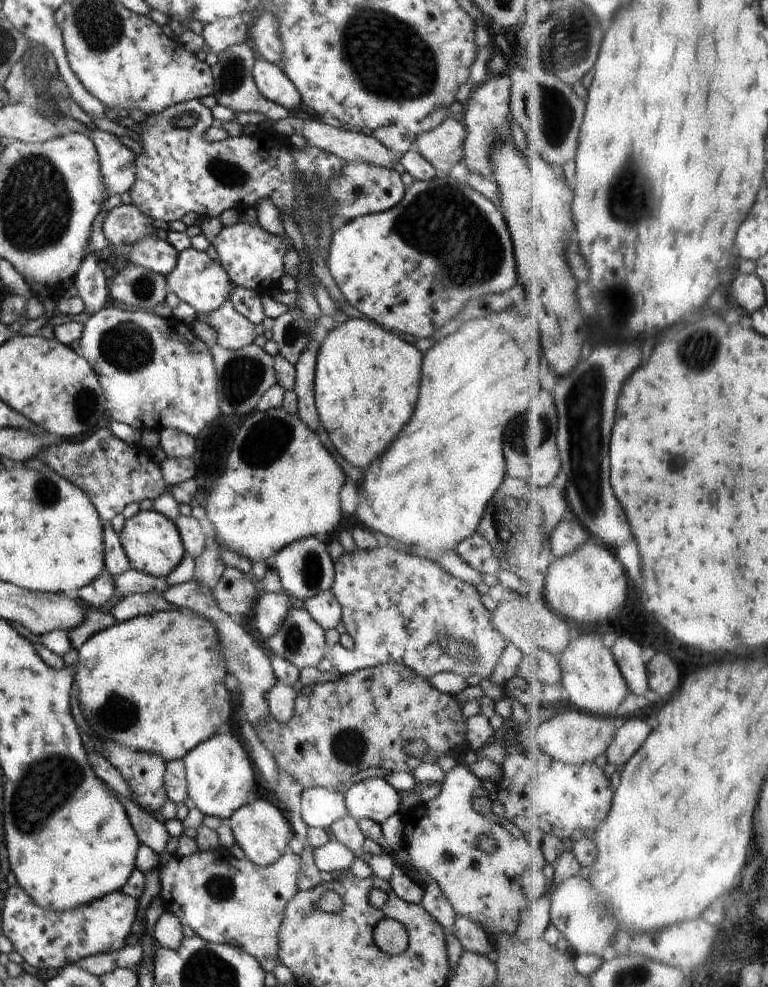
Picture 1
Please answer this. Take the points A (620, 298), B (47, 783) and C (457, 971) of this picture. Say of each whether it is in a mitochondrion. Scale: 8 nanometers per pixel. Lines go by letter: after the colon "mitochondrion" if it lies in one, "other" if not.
A: mitochondrion
B: mitochondrion
C: other

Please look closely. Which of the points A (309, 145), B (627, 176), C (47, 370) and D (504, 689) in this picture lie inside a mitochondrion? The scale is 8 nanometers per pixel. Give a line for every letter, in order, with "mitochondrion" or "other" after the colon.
A: other
B: mitochondrion
C: other
D: other

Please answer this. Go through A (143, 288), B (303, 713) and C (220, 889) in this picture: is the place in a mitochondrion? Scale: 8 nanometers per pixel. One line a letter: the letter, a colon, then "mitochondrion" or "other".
A: mitochondrion
B: other
C: mitochondrion

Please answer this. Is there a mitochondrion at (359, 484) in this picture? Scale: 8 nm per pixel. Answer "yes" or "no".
no

